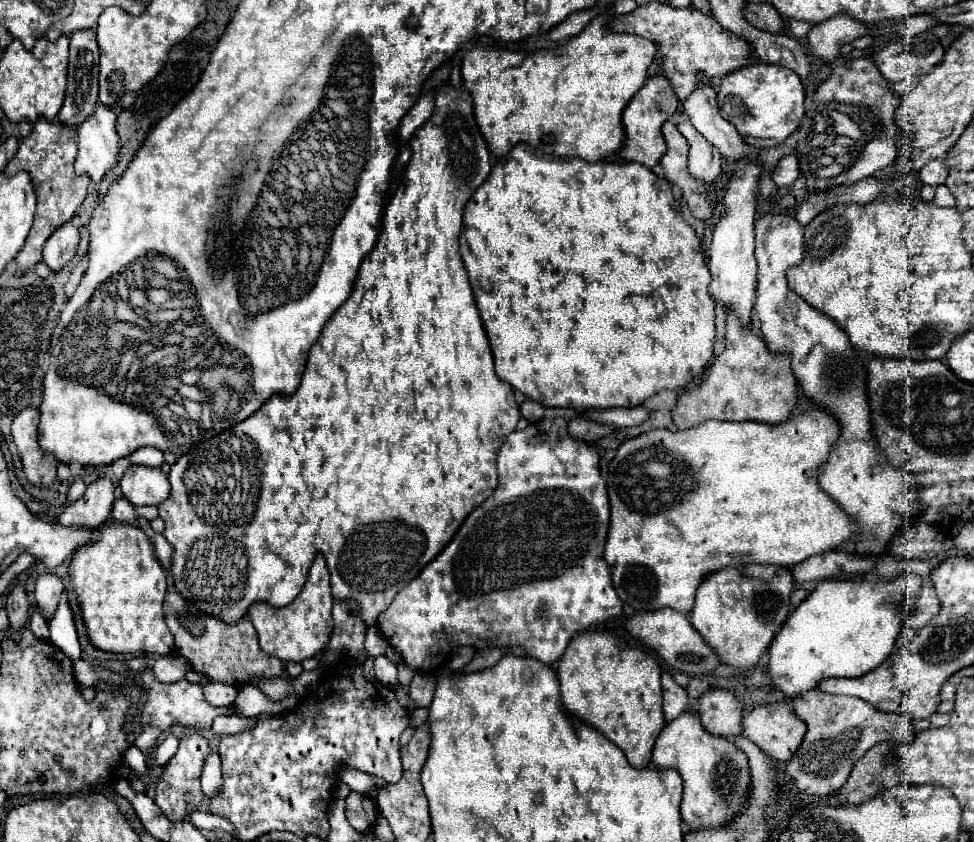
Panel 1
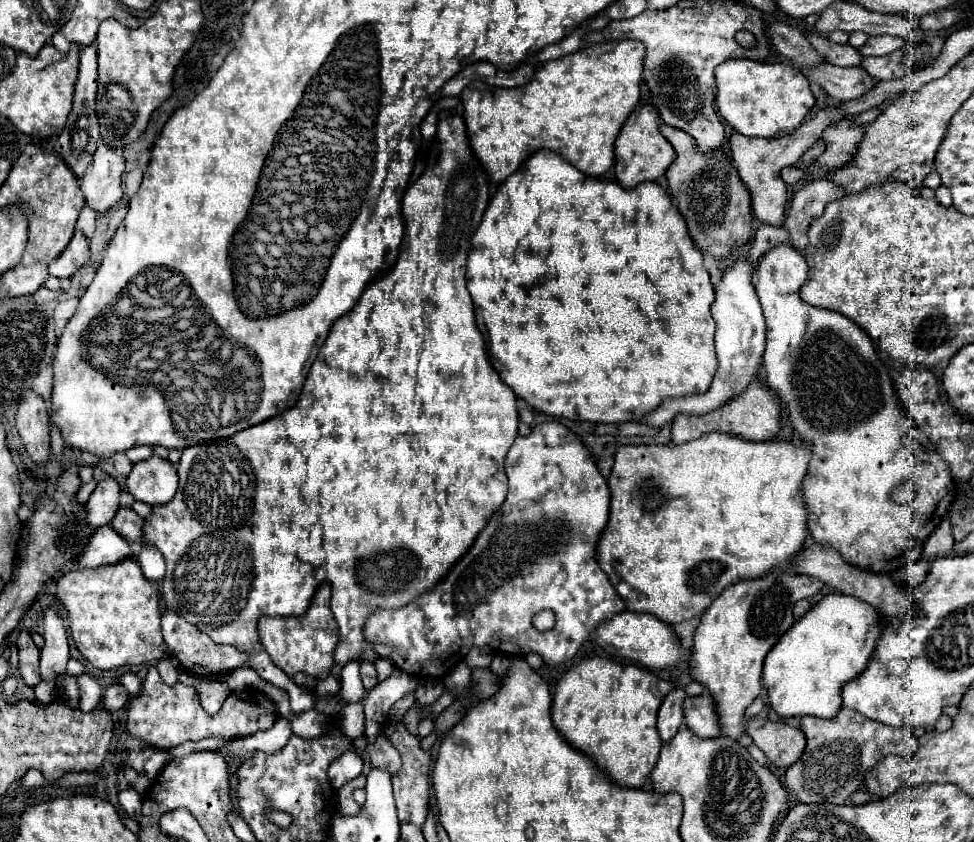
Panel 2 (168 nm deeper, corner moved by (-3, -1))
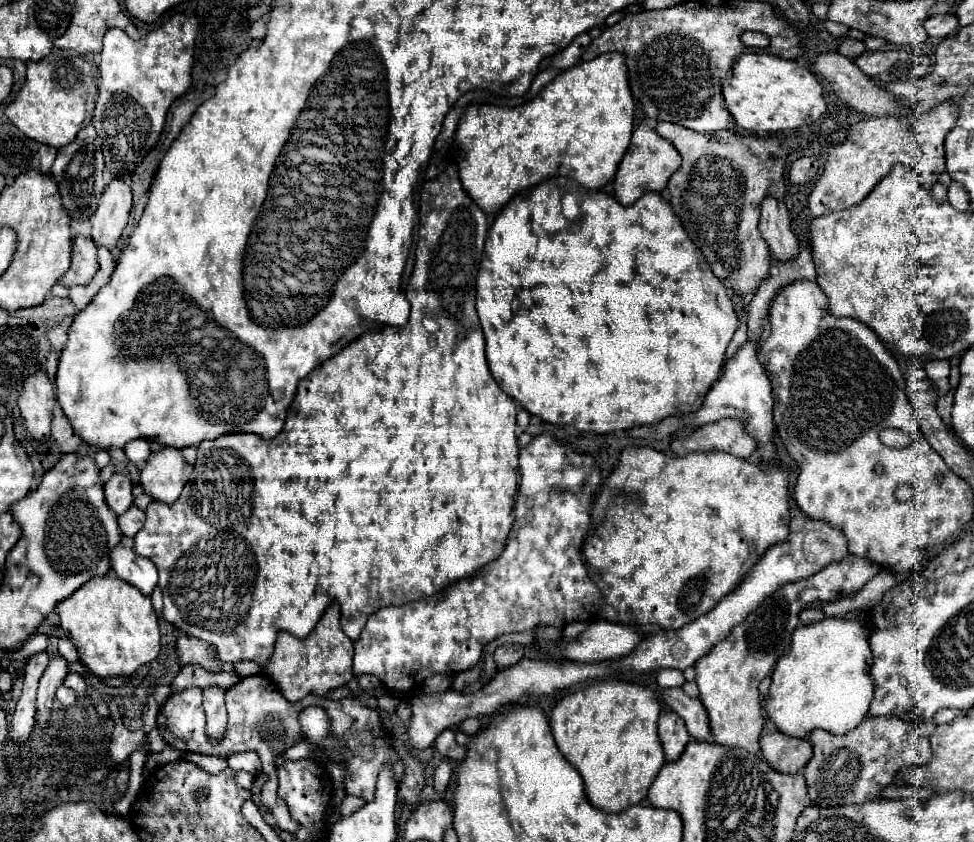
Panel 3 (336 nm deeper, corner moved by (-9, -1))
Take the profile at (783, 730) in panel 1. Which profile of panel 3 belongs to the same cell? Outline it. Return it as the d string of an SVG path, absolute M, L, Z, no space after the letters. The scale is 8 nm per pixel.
M775 731L761 737L761 753L775 771L795 775L809 763L813 747L805 739L793 739Z

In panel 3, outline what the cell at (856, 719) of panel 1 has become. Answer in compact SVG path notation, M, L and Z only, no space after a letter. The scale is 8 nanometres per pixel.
M867 717L847 735L831 735L821 729L813 731L809 737L813 757L805 767L811 801L819 807L833 807L879 799L901 769L927 765L931 761L929 739L917 735L913 727L899 717Z

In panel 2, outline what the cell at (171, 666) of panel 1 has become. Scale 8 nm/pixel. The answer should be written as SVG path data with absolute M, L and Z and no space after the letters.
M165 657L165 659L161 659L159 663L157 663L157 669L159 669L159 673L161 673L161 679L163 679L163 683L167 683L167 685L173 685L173 683L177 683L179 681L179 675L181 675L181 667L171 659L171 657Z

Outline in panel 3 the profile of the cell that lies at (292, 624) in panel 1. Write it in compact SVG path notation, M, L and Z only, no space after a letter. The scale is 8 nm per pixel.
M331 603L307 639L279 633L275 651L265 665L265 673L271 675L287 701L301 701L309 693L327 697L329 691L345 687L353 679L353 641L343 633L339 617L339 603Z

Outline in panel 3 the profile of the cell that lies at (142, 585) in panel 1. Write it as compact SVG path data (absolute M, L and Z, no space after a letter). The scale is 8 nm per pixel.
M115 575L87 581L69 599L57 605L57 613L61 629L77 647L79 661L97 677L129 677L139 667L151 663L161 651L159 619L151 599Z

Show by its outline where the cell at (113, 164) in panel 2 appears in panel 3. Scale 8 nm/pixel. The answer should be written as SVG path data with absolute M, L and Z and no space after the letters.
M113 179L105 189L95 215L91 217L93 241L97 247L113 251L123 235L131 213L131 187L123 179Z

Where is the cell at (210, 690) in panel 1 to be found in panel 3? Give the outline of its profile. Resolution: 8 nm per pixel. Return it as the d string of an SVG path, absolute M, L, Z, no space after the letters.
M209 687L203 691L203 707L207 713L207 739L219 741L227 729L227 709L225 709L225 689Z

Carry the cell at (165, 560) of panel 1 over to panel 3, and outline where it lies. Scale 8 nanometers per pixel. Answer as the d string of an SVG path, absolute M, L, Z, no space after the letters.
M135 505L129 507L129 511L125 511L123 515L119 515L119 527L123 531L125 537L133 537L145 523L145 511L137 509Z

